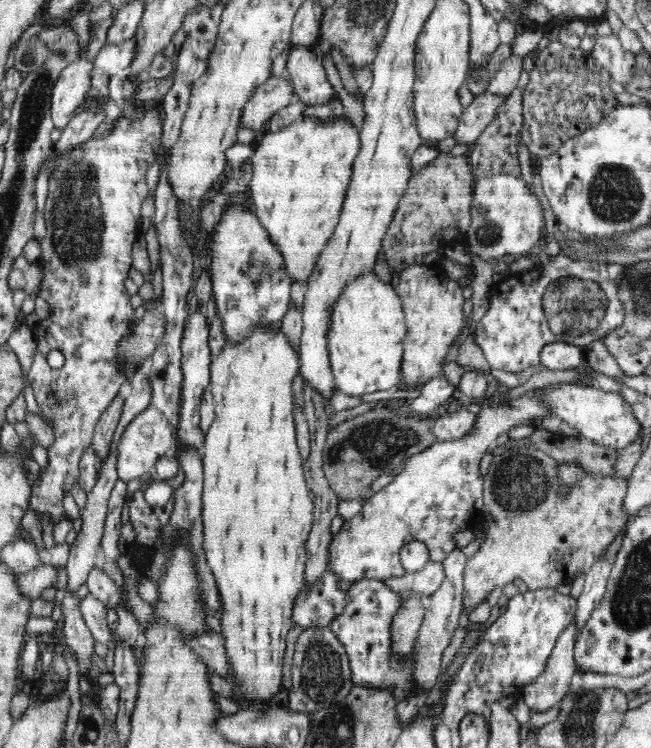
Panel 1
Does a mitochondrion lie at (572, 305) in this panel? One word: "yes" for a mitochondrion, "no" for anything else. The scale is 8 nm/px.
yes

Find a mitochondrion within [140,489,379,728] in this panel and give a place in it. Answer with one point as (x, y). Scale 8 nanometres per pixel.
(322, 676)

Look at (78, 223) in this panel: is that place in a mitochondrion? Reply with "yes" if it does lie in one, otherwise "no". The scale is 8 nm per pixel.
yes

